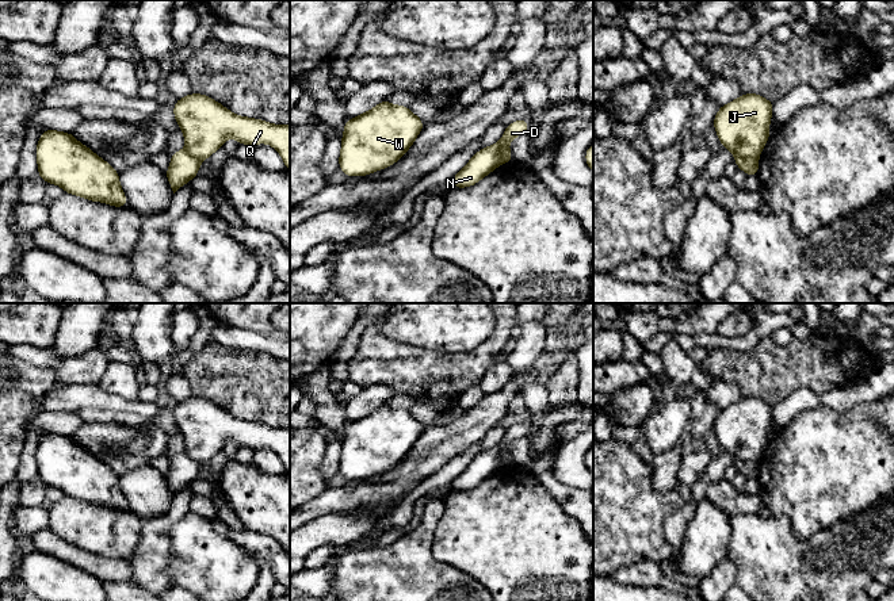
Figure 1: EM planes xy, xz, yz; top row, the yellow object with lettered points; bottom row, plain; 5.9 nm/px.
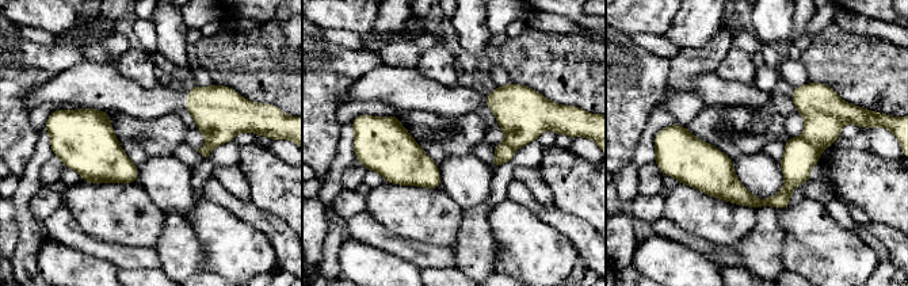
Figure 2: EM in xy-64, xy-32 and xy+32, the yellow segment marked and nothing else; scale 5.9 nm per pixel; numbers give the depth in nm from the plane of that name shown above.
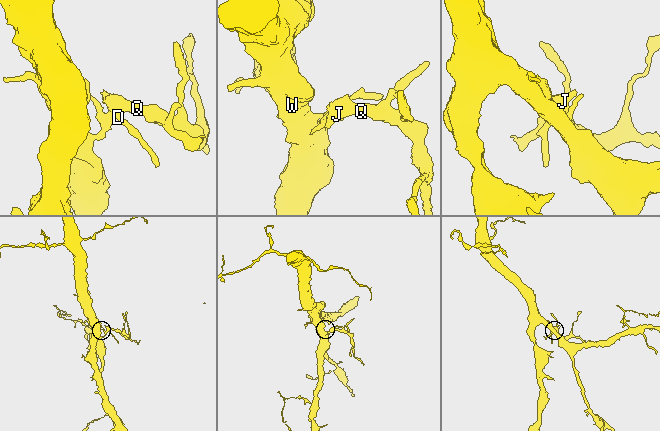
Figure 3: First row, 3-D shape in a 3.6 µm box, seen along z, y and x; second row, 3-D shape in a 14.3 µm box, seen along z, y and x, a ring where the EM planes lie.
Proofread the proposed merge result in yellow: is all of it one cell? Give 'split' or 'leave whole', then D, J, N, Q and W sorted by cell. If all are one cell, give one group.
split; D J Q / N W

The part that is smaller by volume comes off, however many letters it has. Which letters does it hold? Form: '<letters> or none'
D, J, Q

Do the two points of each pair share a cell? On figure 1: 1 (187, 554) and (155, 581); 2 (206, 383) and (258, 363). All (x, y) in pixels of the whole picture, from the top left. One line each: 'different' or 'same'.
1: different
2: same

